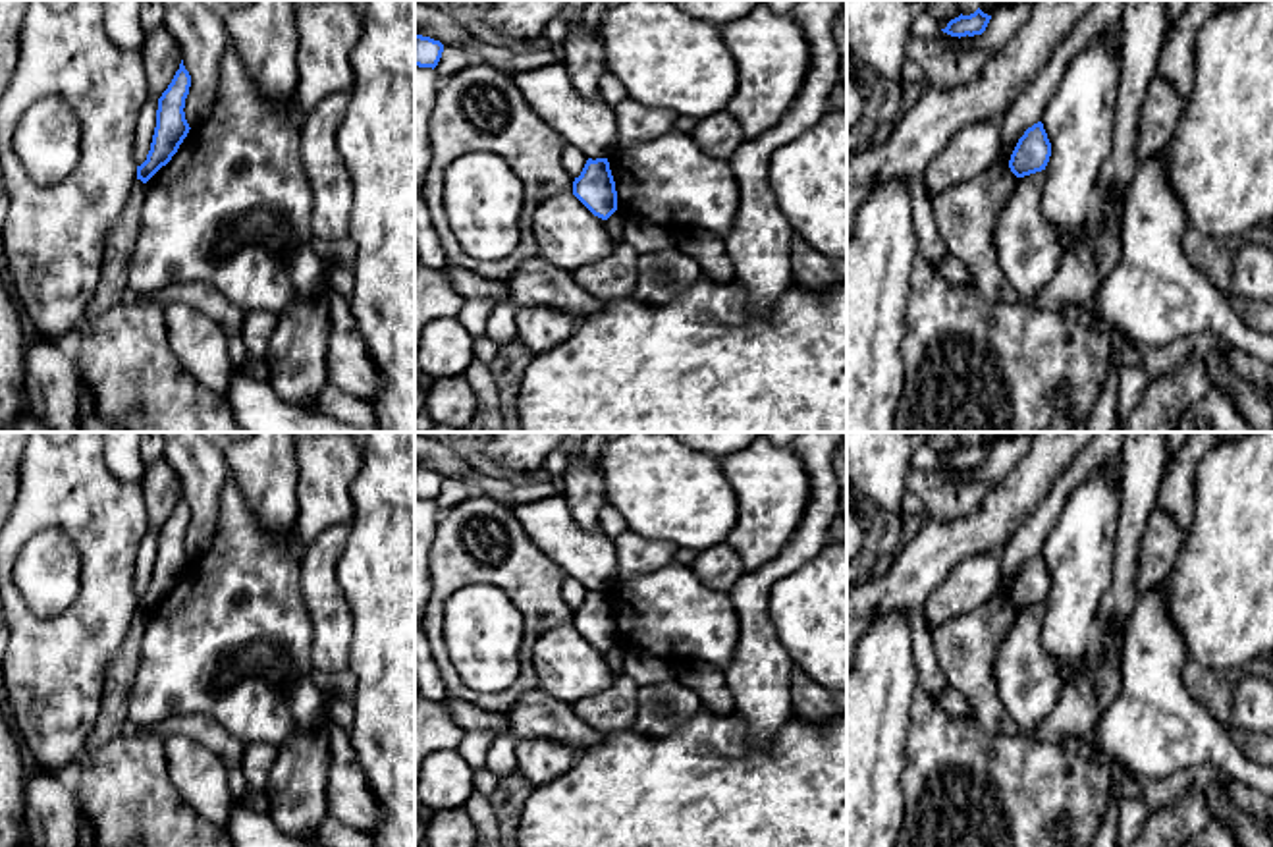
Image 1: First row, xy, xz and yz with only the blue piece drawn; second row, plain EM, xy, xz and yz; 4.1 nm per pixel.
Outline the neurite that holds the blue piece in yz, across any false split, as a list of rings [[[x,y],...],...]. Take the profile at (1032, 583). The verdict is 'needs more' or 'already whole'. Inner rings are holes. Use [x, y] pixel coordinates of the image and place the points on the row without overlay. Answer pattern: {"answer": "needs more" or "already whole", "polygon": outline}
{"answer": "already whole", "polygon": [[[1038,554],[1032,560],[1028,560],[1024,567],[1018,571],[1009,592],[1009,600],[1016,610],[1024,610],[1045,602],[1049,588],[1051,575],[1047,571],[1043,556]]]}

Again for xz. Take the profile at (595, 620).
{"answer": "already whole", "polygon": [[[608,590],[586,592],[573,614],[573,627],[602,652],[617,642],[617,623]]]}

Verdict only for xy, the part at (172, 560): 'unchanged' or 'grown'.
unchanged

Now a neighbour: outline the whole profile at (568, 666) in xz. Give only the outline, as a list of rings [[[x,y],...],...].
[[[573,623],[540,635],[532,648],[538,689],[567,704],[613,683],[606,654],[594,648]]]

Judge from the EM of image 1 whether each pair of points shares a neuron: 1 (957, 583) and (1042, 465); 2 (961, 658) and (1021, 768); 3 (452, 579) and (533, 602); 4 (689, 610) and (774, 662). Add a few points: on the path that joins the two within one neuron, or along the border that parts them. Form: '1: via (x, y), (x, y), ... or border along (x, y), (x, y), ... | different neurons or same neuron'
1: border along (998, 552), (978, 552), (961, 560), (942, 581) | different neurons
2: border along (975, 720), (992, 732), (1021, 732) | different neurons
3: via (473, 572), (504, 572), (514, 581) | same neuron
4: border along (730, 595), (737, 616), (737, 647), (724, 670) | different neurons

